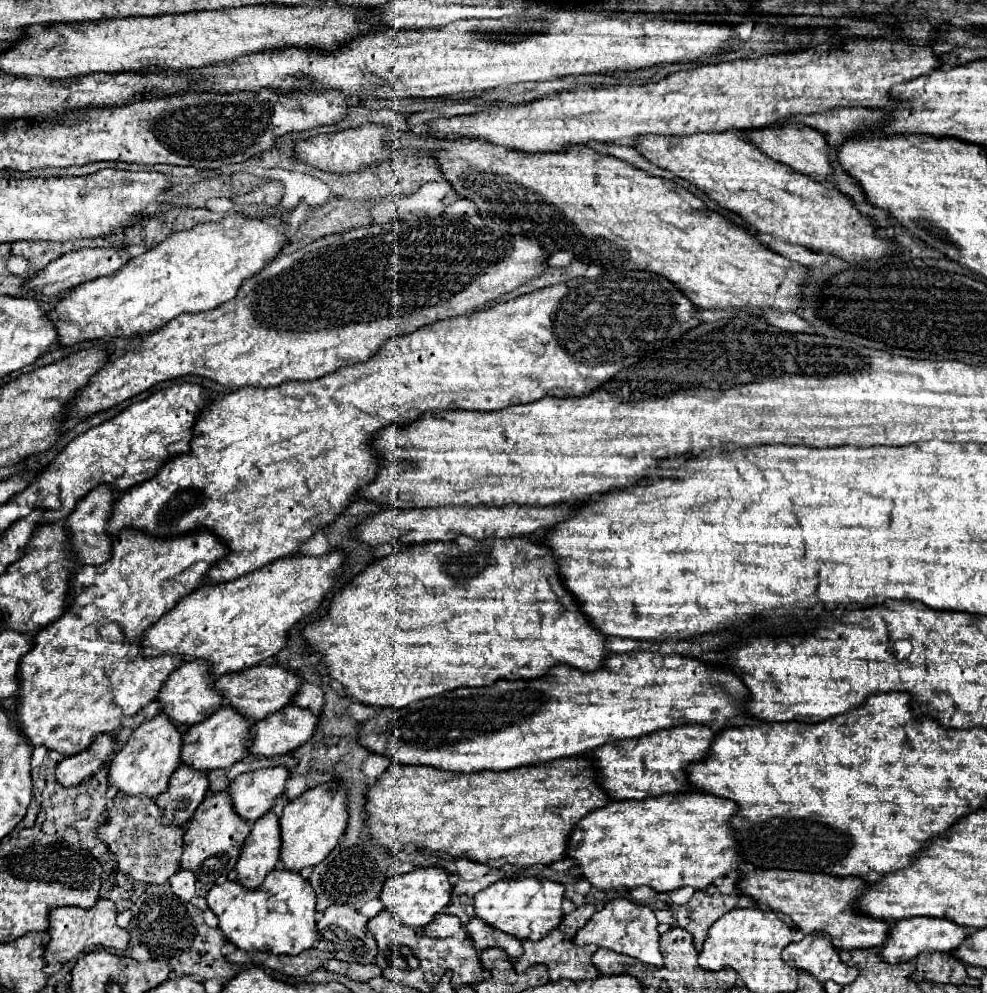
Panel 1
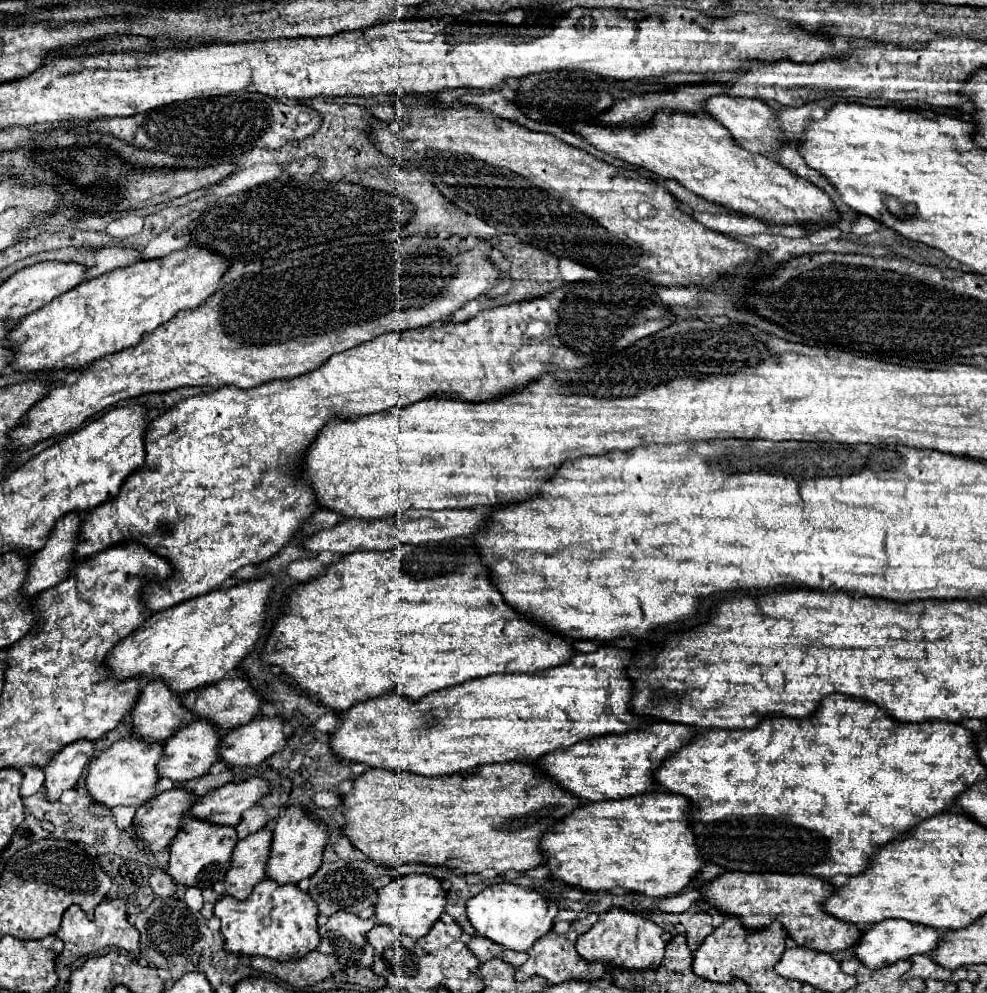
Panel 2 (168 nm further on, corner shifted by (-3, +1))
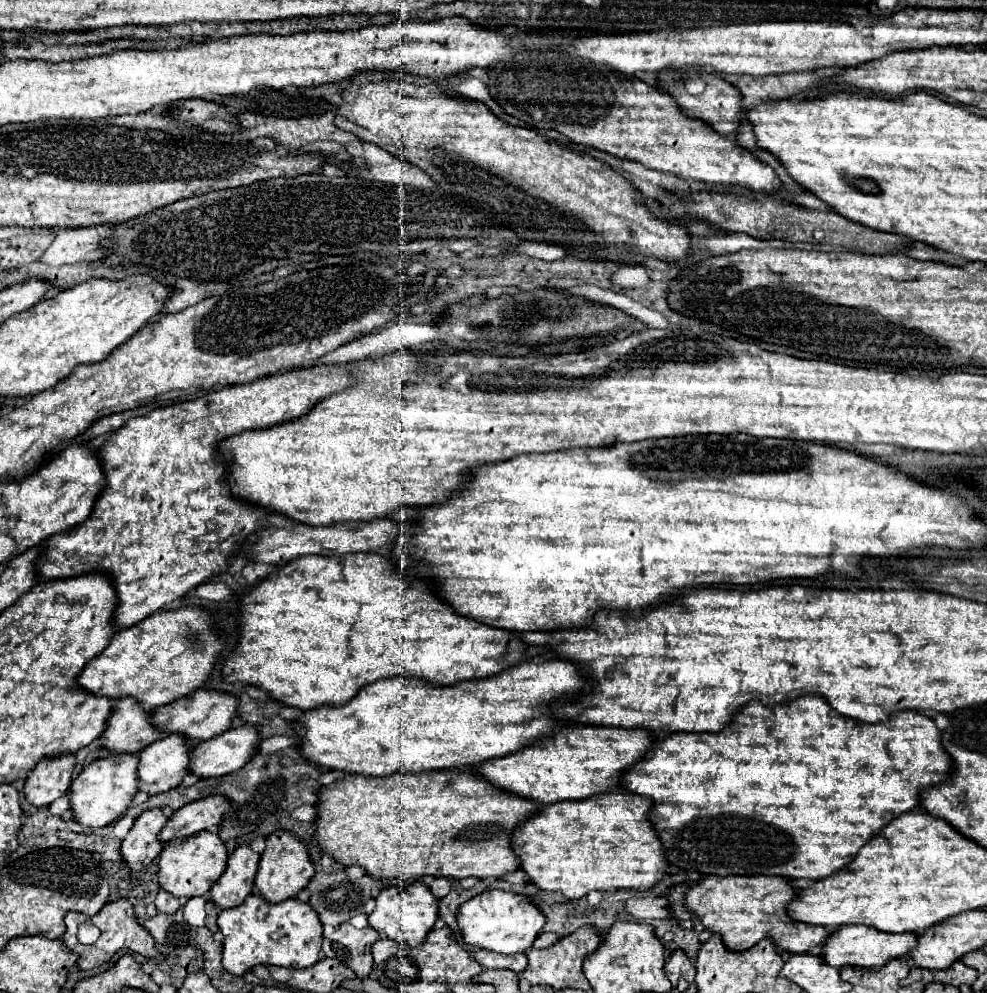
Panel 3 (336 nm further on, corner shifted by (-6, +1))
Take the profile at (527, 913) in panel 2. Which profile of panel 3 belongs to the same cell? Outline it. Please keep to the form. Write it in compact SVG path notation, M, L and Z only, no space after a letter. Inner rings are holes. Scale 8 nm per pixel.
M486 890L482 894L476 894L458 908L456 920L464 944L498 954L526 952L546 922L544 914L532 902L520 894L504 890Z

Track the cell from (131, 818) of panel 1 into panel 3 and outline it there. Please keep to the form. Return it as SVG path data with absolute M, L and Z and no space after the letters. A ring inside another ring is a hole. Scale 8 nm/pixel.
M158 892L156 896L156 908L164 914L176 914L176 910L180 908L180 900L176 896L170 896L168 892Z

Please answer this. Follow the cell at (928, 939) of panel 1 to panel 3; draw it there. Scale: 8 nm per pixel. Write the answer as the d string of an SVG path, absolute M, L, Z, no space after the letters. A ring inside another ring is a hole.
M842 926L836 932L832 932L824 946L822 946L822 958L826 964L834 968L842 966L858 966L858 968L882 968L892 958L904 956L912 946L916 944L916 934L906 936L886 936L886 932L874 932L874 928L858 928L858 926Z

